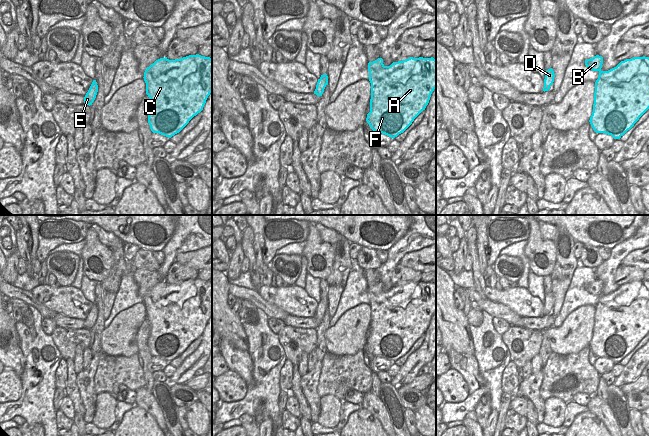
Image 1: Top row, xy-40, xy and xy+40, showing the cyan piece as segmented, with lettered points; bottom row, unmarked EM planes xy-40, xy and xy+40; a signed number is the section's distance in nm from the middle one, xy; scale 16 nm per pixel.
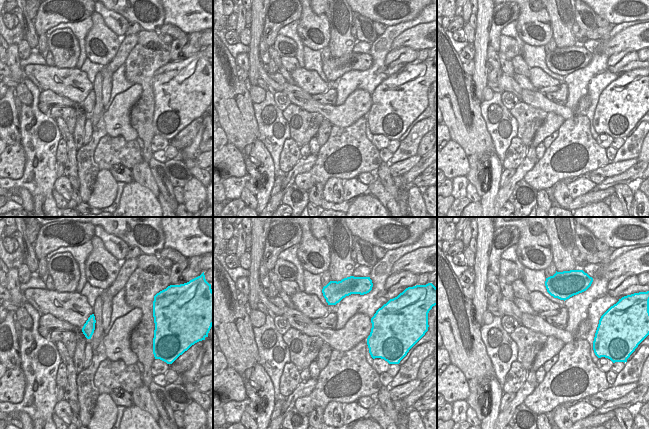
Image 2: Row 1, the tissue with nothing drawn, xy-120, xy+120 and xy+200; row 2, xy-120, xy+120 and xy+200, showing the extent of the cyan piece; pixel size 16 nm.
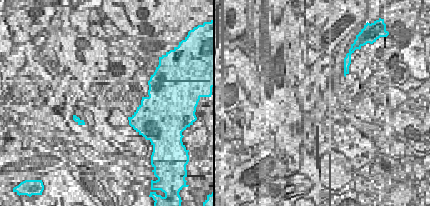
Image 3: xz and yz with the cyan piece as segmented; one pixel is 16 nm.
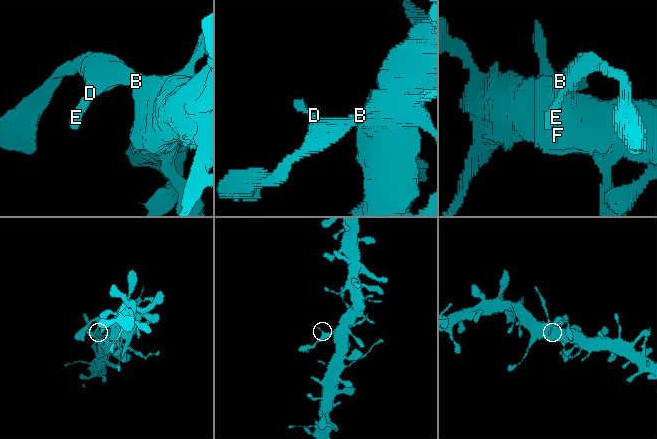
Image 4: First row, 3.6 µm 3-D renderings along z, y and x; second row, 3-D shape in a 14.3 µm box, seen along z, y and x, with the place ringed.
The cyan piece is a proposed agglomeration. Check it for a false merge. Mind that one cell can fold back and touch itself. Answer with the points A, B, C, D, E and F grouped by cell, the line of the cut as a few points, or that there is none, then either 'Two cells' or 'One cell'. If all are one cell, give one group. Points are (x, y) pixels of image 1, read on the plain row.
Groups: A B C D E F. No split. One cell.

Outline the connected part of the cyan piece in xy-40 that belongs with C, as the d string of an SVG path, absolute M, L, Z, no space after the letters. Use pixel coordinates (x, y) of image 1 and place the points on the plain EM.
M199 278L175 284L160 282L147 291L143 302L151 325L148 339L150 353L153 357L171 362L203 334L212 316L212 283Z

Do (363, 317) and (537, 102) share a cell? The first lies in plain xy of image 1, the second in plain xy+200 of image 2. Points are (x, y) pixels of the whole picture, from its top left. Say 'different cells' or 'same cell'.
same cell

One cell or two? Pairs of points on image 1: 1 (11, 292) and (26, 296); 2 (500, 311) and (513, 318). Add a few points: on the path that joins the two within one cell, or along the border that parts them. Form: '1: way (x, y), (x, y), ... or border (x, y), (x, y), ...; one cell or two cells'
1: way (15, 292), (22, 295); one cell
2: way (503, 311), (510, 316); one cell

